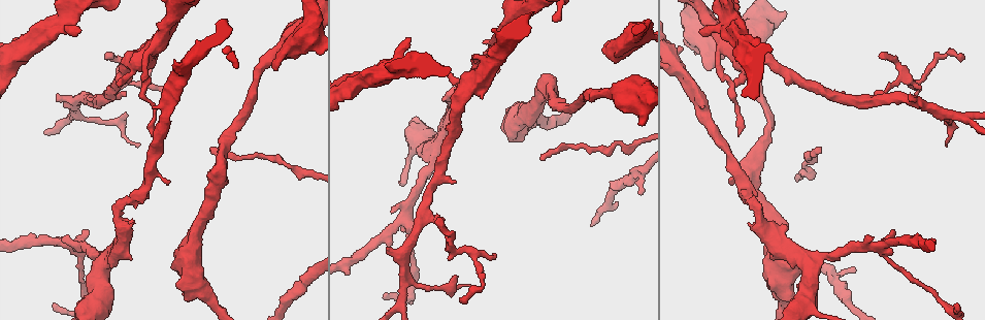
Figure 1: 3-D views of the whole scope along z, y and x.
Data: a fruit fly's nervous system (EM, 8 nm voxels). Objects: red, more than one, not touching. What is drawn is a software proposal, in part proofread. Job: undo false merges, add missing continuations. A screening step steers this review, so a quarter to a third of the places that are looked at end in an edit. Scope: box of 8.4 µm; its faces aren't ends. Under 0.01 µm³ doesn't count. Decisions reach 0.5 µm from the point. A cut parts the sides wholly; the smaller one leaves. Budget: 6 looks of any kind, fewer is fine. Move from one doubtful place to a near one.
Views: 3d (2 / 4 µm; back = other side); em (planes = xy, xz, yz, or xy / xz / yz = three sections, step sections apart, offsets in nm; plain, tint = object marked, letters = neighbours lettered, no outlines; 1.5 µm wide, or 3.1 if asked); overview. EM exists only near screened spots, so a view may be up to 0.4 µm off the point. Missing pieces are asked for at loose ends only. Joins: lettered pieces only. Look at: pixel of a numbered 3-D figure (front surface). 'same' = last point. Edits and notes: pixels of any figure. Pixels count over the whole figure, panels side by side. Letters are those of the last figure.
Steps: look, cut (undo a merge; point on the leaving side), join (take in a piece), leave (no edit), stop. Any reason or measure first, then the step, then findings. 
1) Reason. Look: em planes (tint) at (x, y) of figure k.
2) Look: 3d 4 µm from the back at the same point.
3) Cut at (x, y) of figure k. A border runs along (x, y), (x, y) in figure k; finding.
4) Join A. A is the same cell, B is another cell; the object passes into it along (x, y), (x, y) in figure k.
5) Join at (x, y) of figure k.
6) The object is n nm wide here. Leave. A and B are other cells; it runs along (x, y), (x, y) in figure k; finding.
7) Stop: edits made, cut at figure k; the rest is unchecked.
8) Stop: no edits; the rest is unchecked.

Thin end. Look: em planes (letters) at (460, 297) of figure 1.

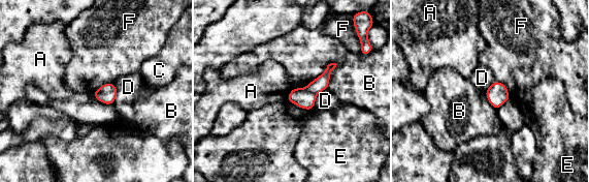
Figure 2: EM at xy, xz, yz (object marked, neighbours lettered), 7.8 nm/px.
Leave. A, B, C, D, E and F are other cells; a border runs along (337, 64), (328, 64), (307, 84) in figure 2; none of them fits.

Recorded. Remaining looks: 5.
Thin end. Look: em xy step 4 (tint) at (112, 56) of figure 1.

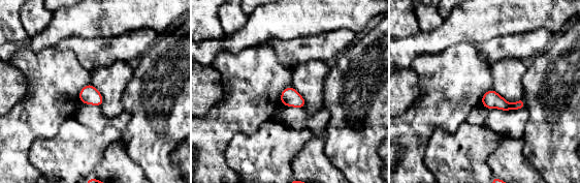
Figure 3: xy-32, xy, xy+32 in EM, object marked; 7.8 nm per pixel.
Another direction. Look: em planes (letters) at the same point.

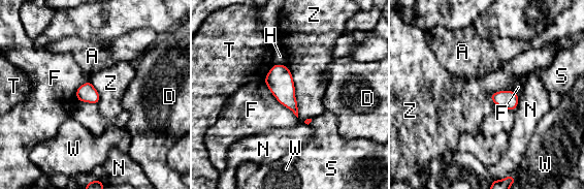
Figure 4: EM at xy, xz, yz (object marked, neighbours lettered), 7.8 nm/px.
Leave. A, D, F, H, N, S, T, W and Z are other cells; a border runs along (286, 65), (292, 75), (298, 117) in figure 4; none of them fits.

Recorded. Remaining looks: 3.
Branch stops here. Look: em planes (plain) at (738, 136) of figure 1.

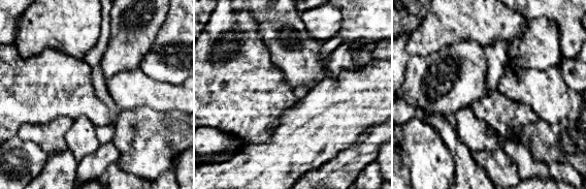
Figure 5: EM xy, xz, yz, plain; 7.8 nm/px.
Look: em planes (tint) at the same point.

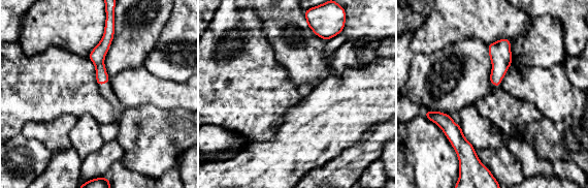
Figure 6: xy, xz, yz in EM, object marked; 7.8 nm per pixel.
What lies round it. Look: em planes (letters) at the same point.

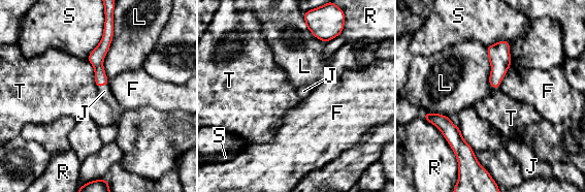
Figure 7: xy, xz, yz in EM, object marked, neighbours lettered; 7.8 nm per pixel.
The object is 100 nm wide here. Join J. J is the same cell, F, L, R, S and T are other cells; the cell continues.

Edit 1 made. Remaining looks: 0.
Stop: edits made, join at figure 7; the rest is unchecked.

